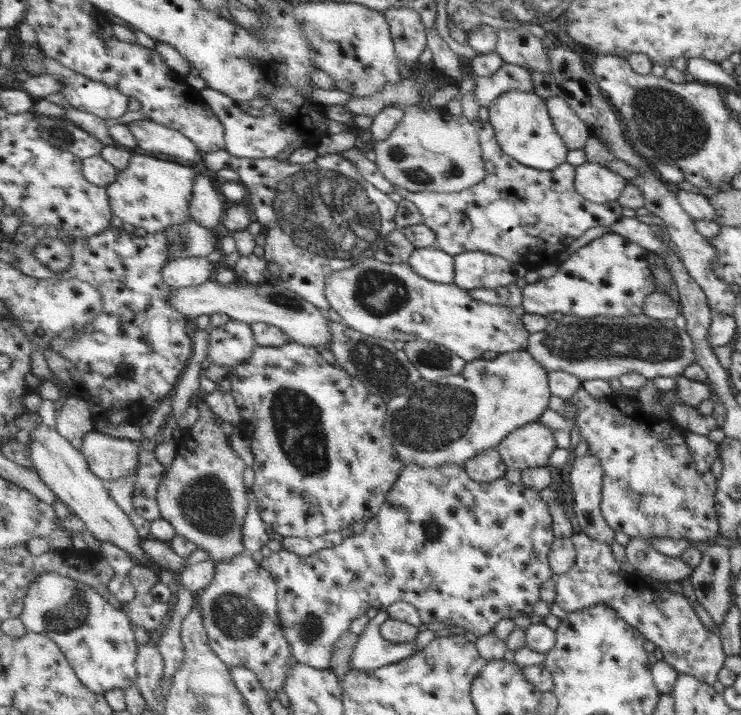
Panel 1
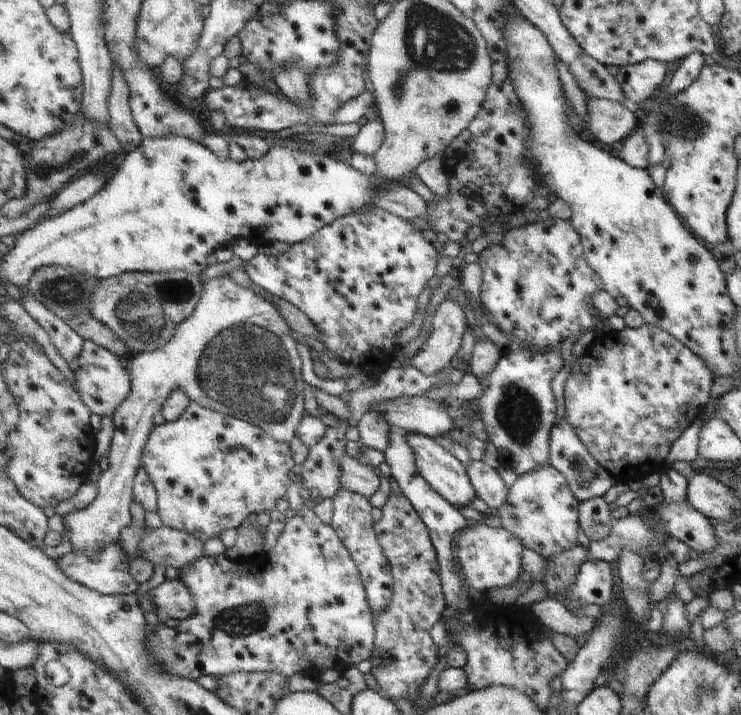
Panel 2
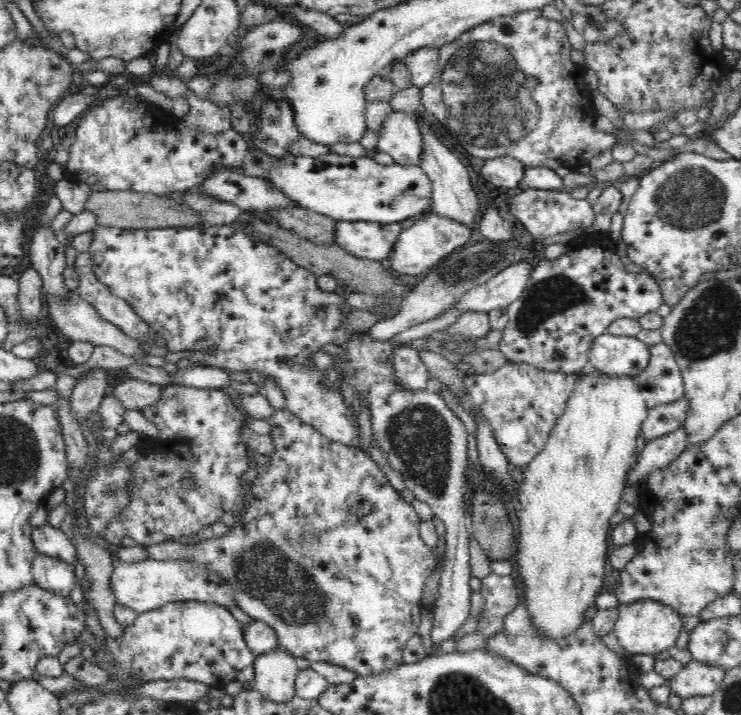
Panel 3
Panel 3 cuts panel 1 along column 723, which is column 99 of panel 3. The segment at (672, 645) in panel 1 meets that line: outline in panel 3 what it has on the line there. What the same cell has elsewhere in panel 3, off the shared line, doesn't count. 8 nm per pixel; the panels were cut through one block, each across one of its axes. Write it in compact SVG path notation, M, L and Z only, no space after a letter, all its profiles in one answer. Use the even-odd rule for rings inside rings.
M174 601L160 608L139 614L130 628L124 628L120 640L108 638L106 654L95 652L102 662L102 669L111 674L113 680L124 676L125 670L134 671L137 678L145 683L162 680L188 680L204 684L206 687L226 688L237 682L238 674L247 666L253 666L255 654L245 643L241 622L232 617L226 607L216 603Z

